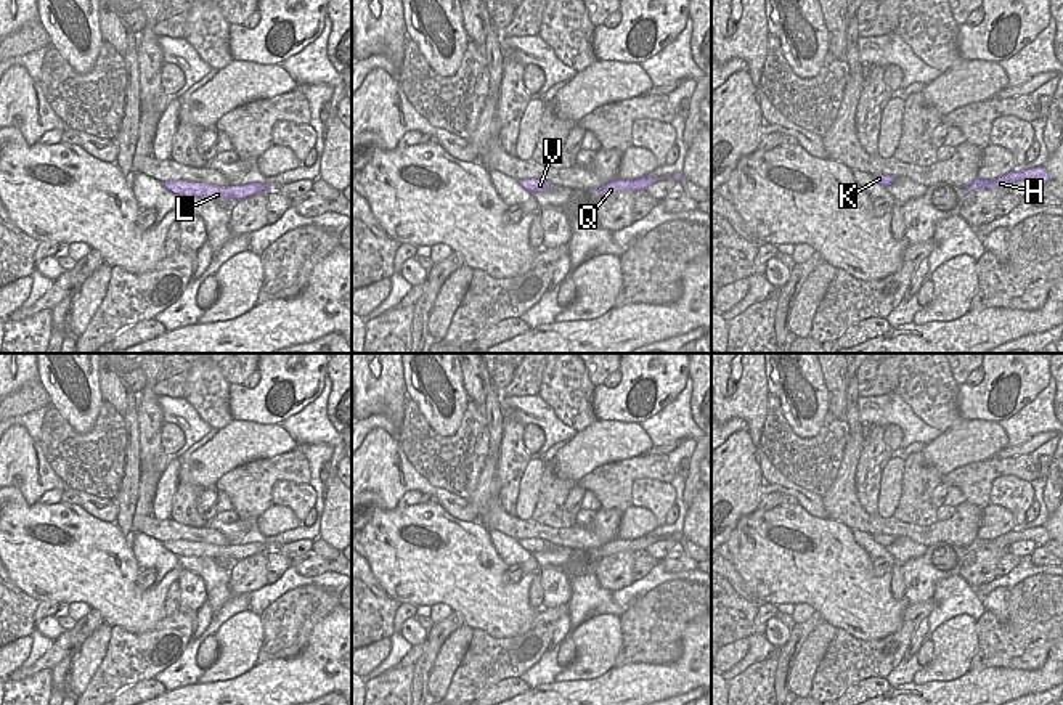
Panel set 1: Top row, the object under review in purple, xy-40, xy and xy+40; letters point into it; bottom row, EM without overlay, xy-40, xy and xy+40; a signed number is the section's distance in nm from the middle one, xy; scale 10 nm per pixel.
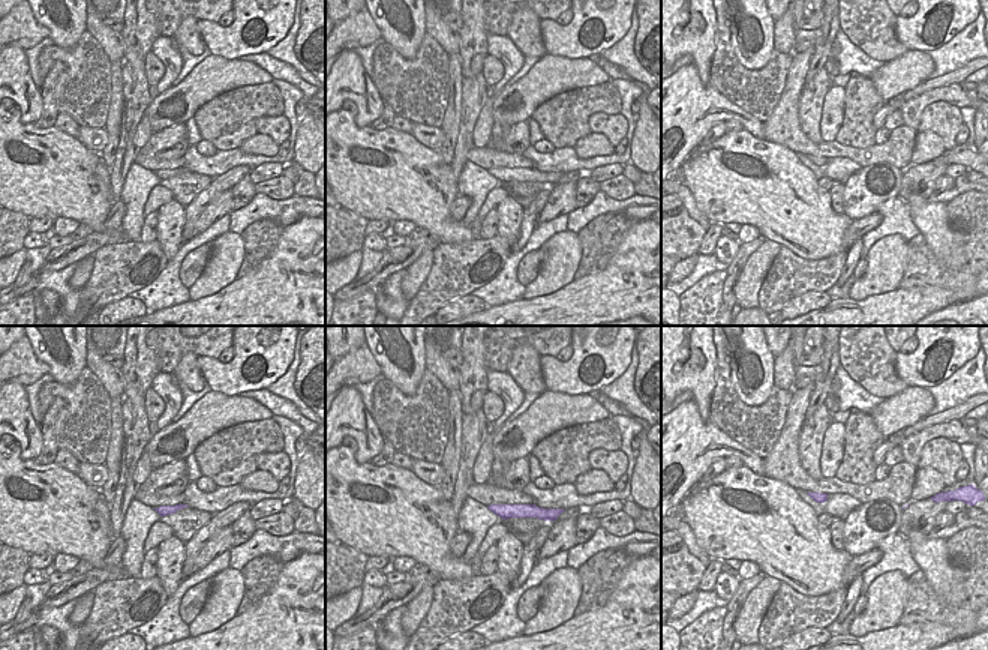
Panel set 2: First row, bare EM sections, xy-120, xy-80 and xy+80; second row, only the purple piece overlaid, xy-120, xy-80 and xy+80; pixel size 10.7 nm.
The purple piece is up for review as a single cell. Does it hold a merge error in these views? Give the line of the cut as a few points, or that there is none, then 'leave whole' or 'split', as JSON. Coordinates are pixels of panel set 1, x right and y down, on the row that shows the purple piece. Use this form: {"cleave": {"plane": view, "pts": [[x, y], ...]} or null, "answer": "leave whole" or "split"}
{"cleave": null, "answer": "leave whole"}

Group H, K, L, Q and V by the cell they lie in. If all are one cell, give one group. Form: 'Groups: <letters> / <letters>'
Groups: H K L Q V.

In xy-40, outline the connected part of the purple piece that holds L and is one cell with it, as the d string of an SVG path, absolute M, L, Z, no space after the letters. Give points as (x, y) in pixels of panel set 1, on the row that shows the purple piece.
M183 180L164 181L162 186L173 193L177 198L214 198L226 201L241 201L244 198L254 196L257 193L267 193L275 188L265 183L249 183L239 186L215 186L207 183L189 183Z

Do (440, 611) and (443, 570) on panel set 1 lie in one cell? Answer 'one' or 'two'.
two

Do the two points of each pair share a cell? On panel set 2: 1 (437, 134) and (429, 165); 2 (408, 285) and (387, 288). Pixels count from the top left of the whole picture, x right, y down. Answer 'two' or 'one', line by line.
1: two
2: two

